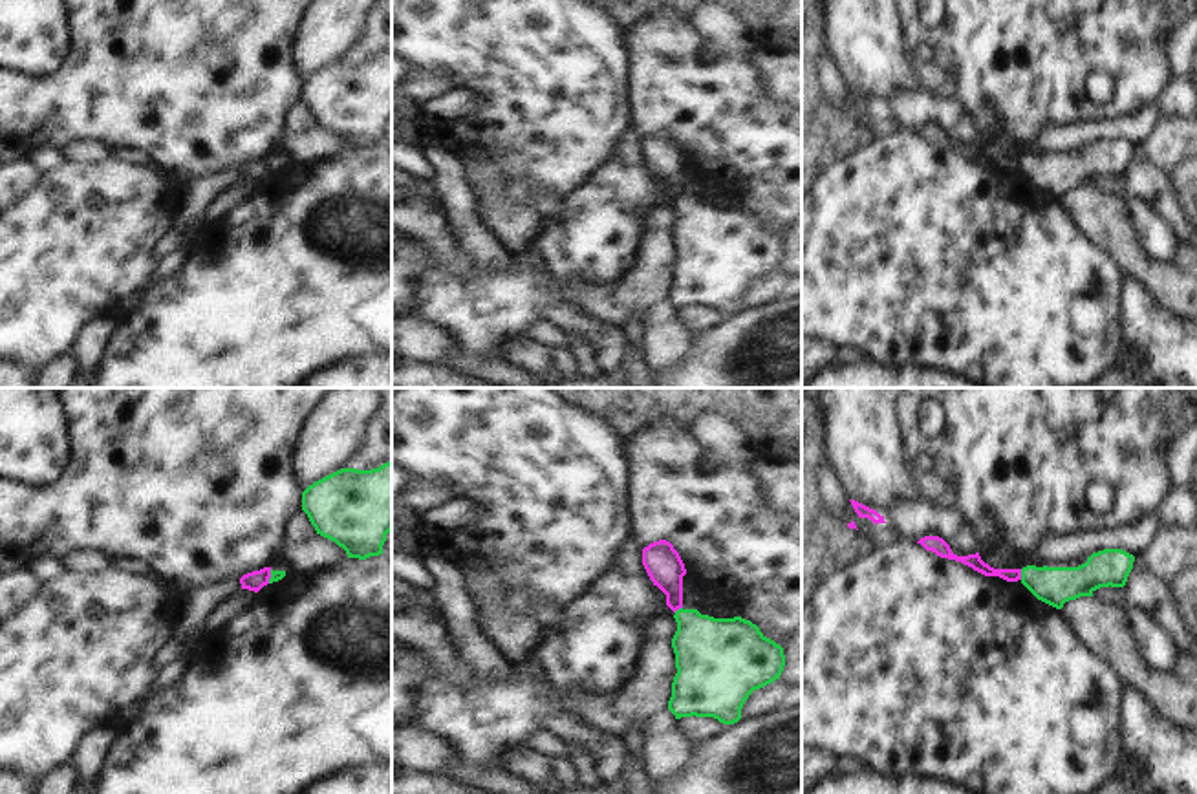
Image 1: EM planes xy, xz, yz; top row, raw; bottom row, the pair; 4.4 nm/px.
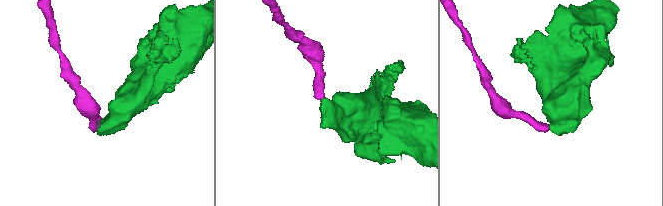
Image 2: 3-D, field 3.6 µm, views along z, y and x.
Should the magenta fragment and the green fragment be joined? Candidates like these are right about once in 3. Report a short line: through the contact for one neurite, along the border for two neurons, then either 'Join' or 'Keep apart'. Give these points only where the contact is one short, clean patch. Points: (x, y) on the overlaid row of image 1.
Line: yz (1020, 569), (1022, 579). Keep apart.

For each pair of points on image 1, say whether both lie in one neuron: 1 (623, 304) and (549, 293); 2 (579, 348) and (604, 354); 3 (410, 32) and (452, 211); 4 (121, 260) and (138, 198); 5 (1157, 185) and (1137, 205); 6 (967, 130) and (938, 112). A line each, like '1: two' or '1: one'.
1: two
2: two
3: two
4: one
5: two
6: one

